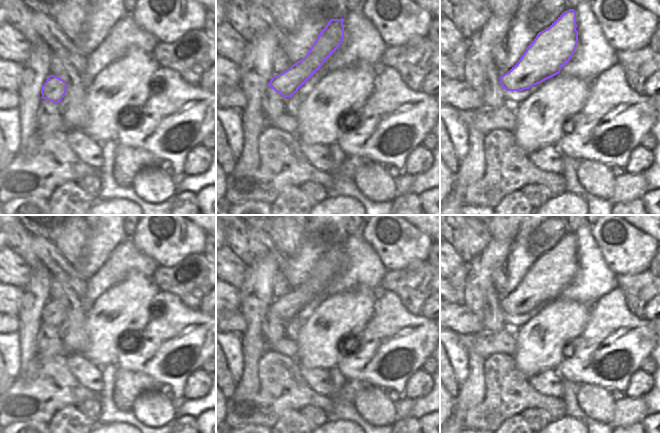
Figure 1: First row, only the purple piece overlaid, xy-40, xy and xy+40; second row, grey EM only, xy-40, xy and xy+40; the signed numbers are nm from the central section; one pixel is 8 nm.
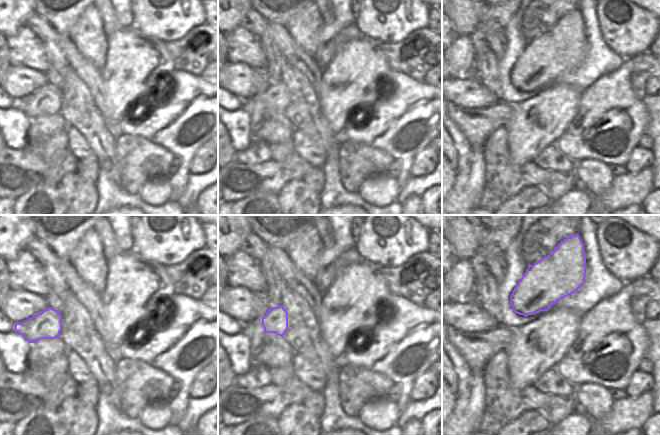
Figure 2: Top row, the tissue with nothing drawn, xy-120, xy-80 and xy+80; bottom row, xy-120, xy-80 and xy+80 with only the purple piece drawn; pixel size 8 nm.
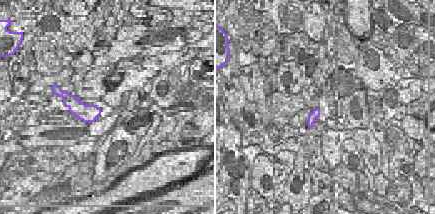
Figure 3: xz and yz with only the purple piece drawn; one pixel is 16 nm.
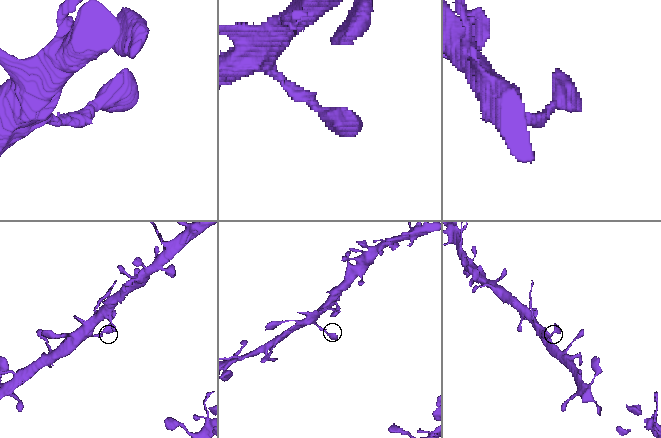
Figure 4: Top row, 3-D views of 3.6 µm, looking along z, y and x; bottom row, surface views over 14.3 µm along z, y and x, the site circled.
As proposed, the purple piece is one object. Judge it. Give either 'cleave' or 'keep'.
keep

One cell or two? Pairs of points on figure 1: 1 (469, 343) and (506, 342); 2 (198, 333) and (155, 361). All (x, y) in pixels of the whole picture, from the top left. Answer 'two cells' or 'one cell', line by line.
1: one cell
2: one cell

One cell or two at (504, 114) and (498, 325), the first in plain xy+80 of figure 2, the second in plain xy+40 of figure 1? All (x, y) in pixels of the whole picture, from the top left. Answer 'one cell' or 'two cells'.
two cells

